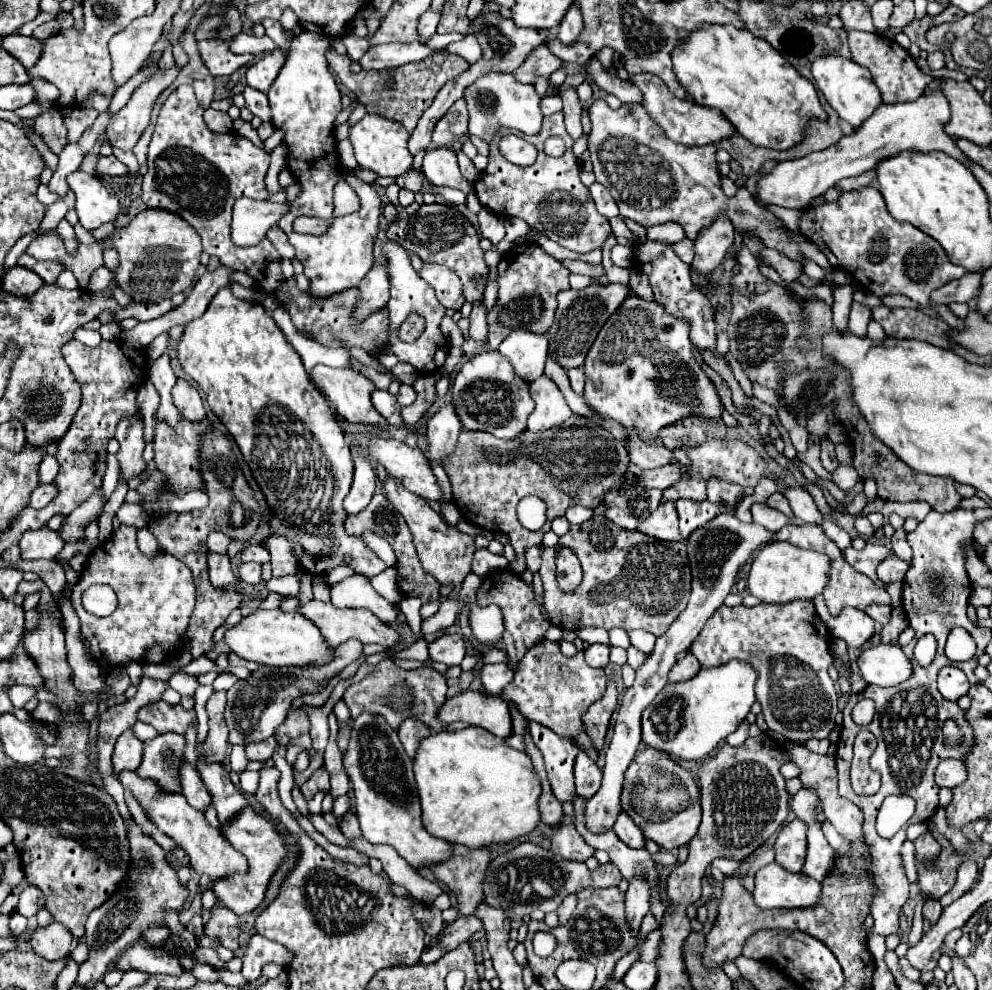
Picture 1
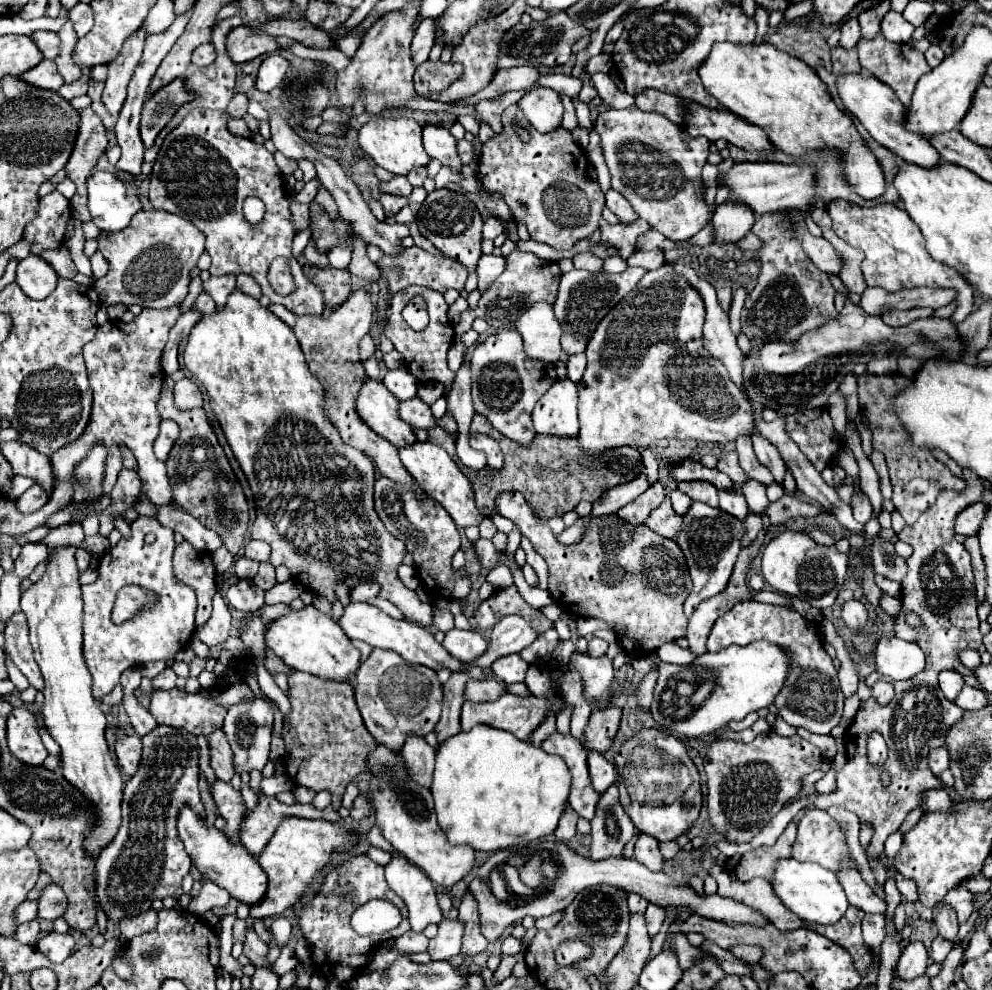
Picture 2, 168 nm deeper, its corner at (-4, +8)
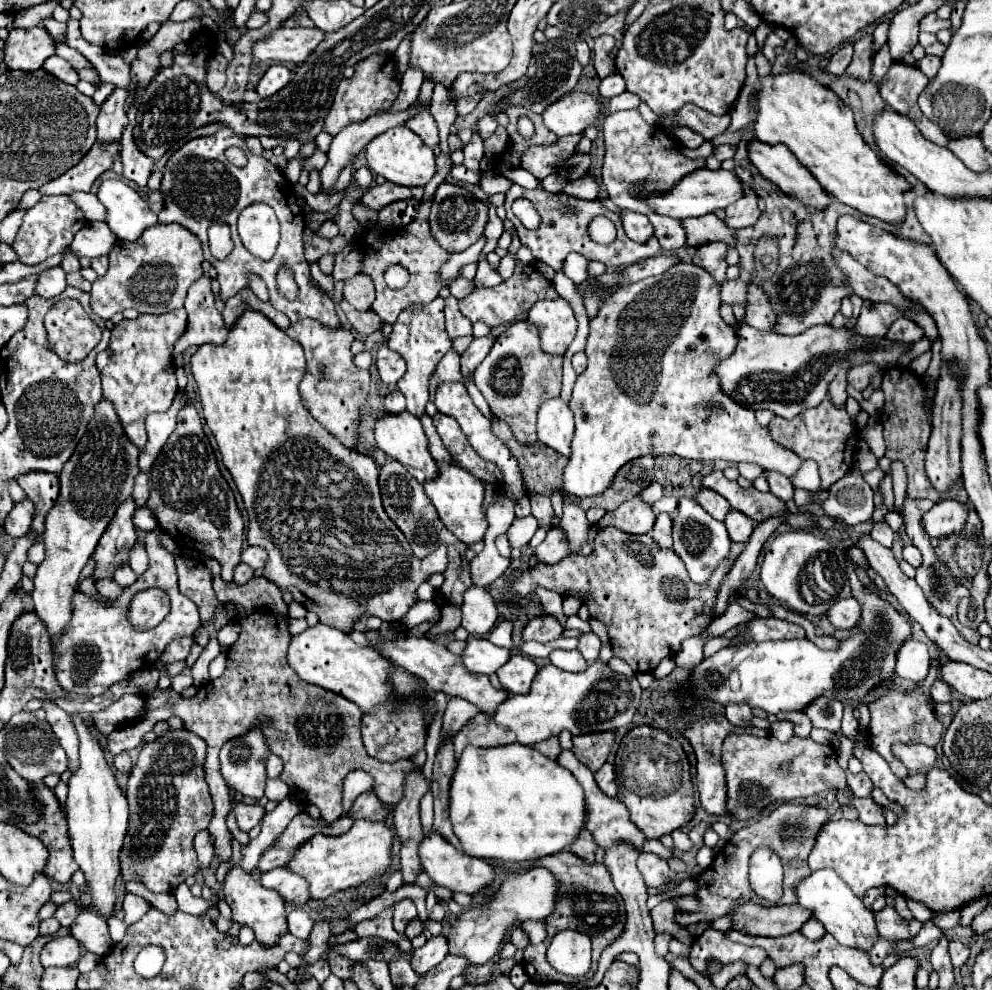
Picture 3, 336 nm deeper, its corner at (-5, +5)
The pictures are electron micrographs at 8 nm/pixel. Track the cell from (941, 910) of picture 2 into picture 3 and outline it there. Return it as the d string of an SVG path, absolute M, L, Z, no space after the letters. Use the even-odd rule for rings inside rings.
M950 942L950 956L952 956L952 964L958 968L958 966L966 964L966 960L970 956L970 946L966 946L962 942Z

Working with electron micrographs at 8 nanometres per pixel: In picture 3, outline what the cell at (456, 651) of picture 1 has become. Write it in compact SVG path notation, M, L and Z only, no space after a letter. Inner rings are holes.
M472 638L466 642L462 660L470 672L476 674L494 674L500 666L510 660L510 650L492 644L486 638Z

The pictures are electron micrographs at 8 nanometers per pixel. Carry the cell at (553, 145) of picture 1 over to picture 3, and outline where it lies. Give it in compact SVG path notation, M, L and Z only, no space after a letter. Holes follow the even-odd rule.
M570 92L562 96L558 102L550 104L542 118L544 124L556 134L582 134L586 128L596 126L602 116L602 102L586 92Z

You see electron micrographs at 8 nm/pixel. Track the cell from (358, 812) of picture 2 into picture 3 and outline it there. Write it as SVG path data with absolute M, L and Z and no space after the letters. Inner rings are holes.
M374 790L364 792L356 798L352 810L348 812L348 816L352 820L368 820L368 822L378 822L378 820L386 820L388 818L390 808L380 802L380 798L374 794Z

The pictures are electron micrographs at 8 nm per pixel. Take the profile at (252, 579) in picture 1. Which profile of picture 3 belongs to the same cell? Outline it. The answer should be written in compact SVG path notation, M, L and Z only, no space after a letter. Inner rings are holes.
M240 562L240 564L234 568L234 580L232 580L232 582L236 582L236 584L246 584L252 576L254 576L254 570L252 570L248 564Z

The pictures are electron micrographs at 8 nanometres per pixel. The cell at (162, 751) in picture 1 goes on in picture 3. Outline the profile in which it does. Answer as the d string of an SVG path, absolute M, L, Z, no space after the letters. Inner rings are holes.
M168 730L162 736L158 736L154 742L144 744L144 748L140 750L140 756L128 778L132 830L128 830L124 848L120 852L122 886L126 886L128 880L136 880L136 882L144 882L144 886L154 894L174 892L178 884L182 884L188 876L200 870L192 842L200 830L208 828L214 810L208 784L204 780L204 760L206 760L204 740L200 740L200 736L188 730Z

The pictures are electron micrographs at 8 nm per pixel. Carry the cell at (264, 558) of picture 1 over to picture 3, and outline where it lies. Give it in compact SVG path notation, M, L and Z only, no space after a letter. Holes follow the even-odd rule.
M248 546L248 550L244 550L244 554L242 554L242 560L250 568L264 568L266 558L268 558L266 550L264 548L258 548L258 546Z

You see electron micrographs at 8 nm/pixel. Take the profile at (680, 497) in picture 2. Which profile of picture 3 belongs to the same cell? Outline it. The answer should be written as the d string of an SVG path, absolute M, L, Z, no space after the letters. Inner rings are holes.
M662 496L656 504L654 504L654 512L666 512L666 514L674 514L678 506L678 498L674 496Z

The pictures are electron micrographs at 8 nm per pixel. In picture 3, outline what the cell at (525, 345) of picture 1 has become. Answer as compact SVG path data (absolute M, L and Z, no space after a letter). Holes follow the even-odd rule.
M540 300L532 306L528 320L538 326L542 350L548 354L564 354L576 336L576 316L568 300Z

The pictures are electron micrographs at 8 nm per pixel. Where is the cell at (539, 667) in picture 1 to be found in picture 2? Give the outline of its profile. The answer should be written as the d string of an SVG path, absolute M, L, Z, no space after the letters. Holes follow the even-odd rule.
M485 677L483 681L467 681L465 687L465 699L475 703L495 701L503 693L507 693L507 683L499 681L499 677Z

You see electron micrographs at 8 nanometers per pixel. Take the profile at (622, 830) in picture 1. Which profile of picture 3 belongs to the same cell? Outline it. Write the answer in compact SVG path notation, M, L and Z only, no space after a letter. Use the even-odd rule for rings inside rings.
M640 852L640 856L638 856L638 868L640 868L640 874L644 876L644 884L648 888L660 888L660 886L664 886L670 880L668 862L662 860L656 854Z

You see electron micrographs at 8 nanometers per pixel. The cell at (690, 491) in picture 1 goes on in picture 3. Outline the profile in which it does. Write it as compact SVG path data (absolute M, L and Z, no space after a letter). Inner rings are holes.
M708 488L700 490L696 500L698 500L698 504L702 504L702 506L706 508L706 512L708 512L712 518L716 518L716 520L720 520L720 522L724 522L726 512L732 510L732 508L728 508L728 502L726 502L720 494L716 494L716 492L708 490Z

